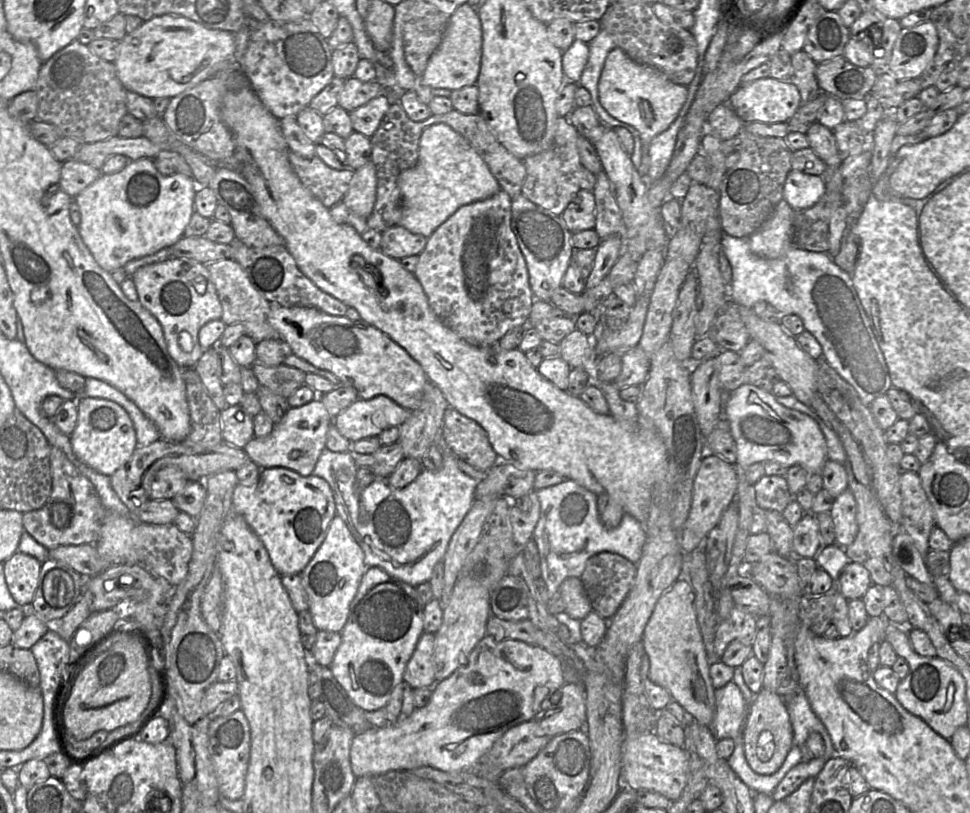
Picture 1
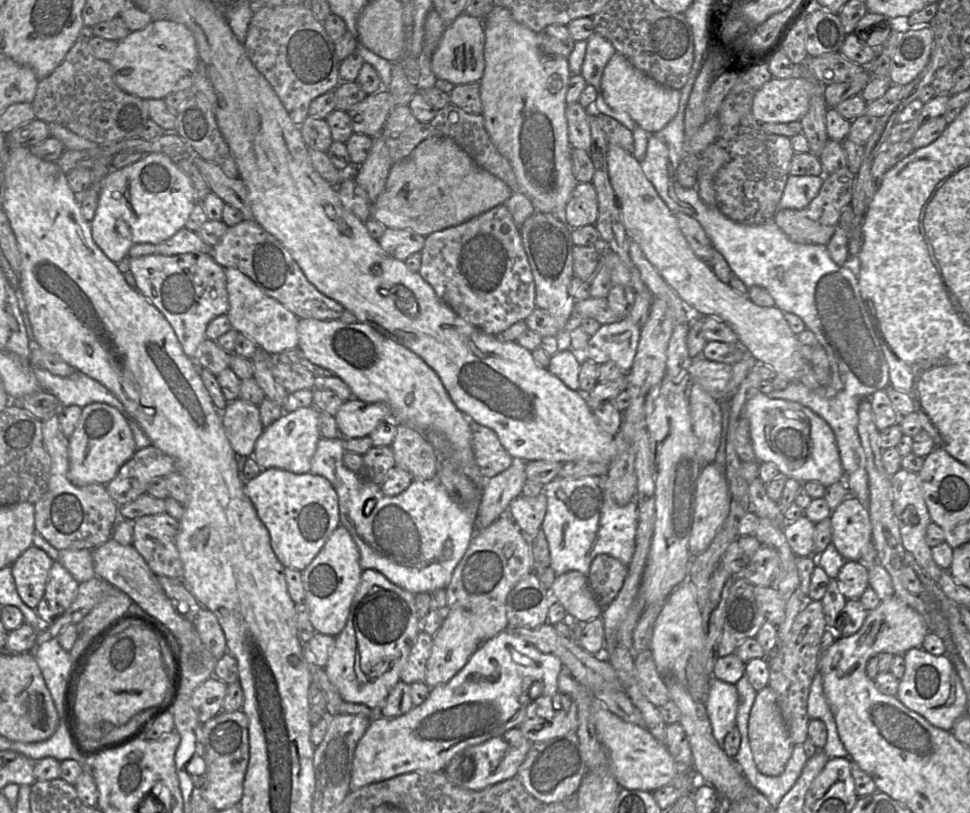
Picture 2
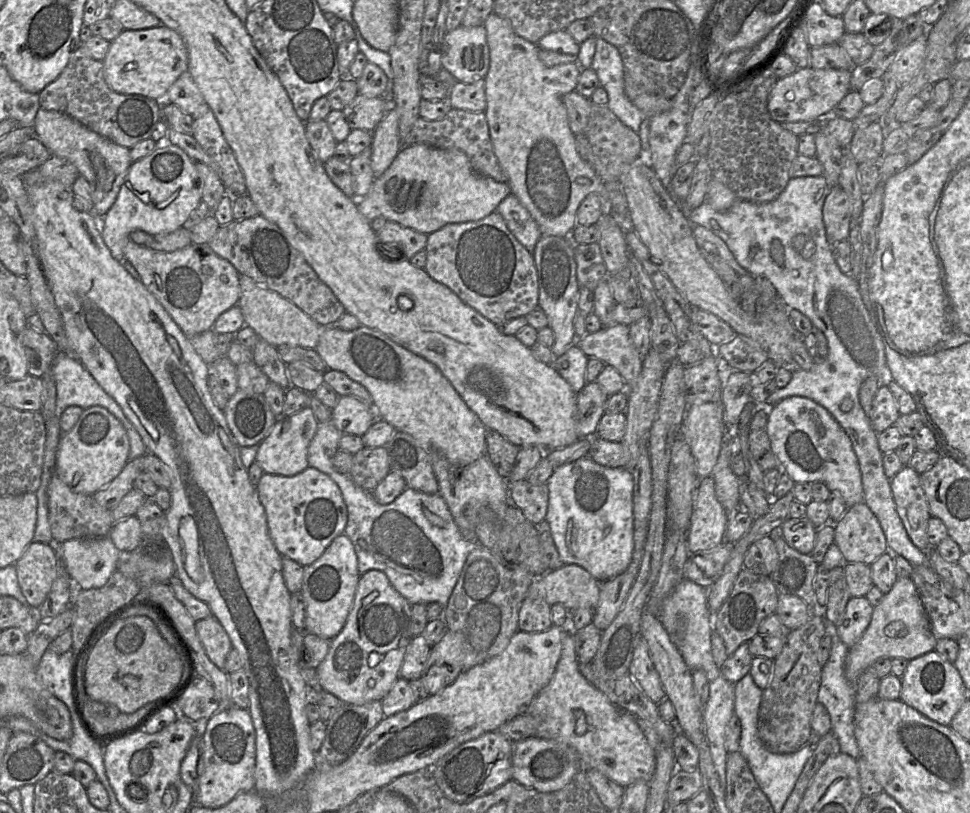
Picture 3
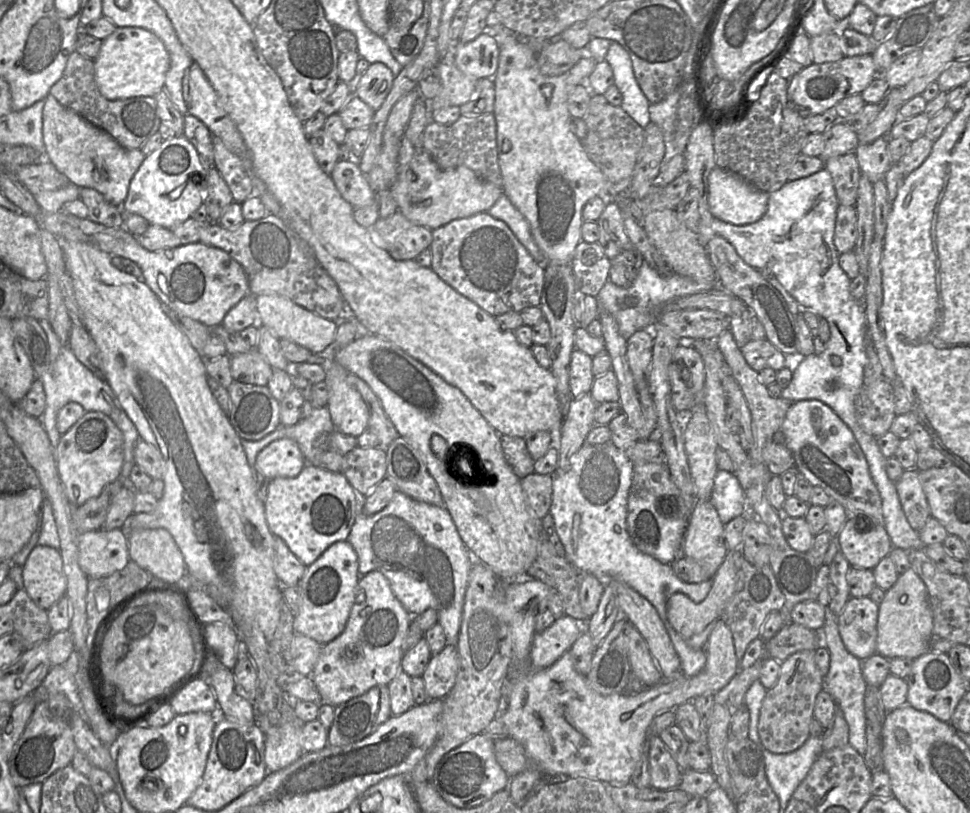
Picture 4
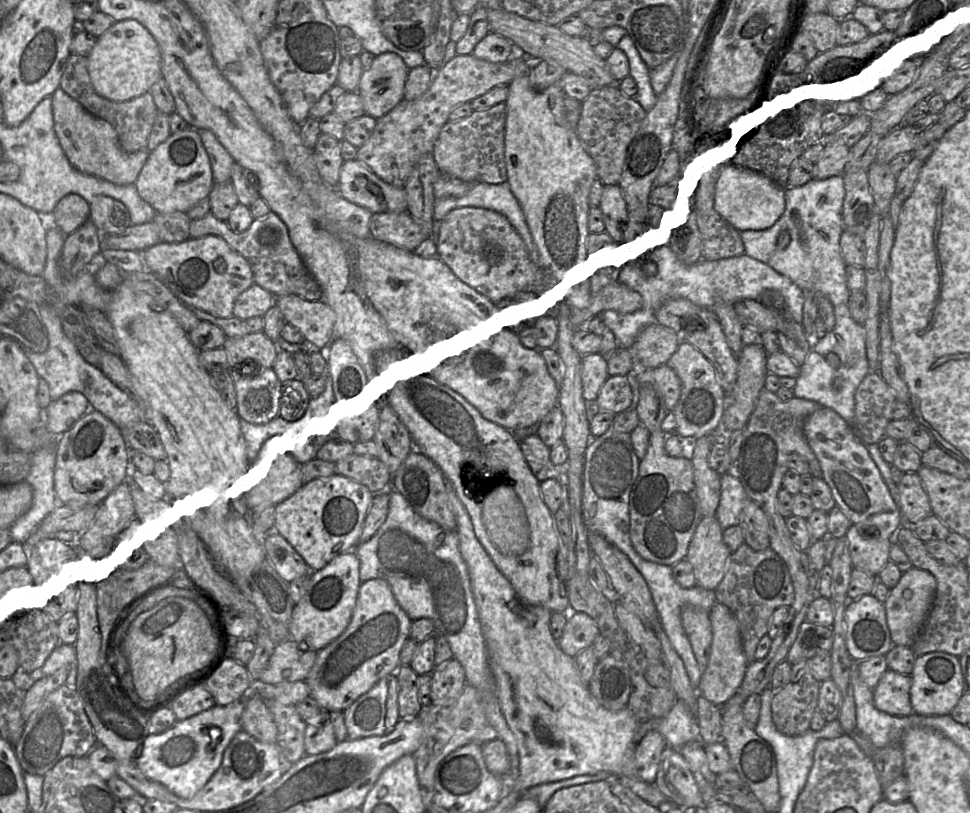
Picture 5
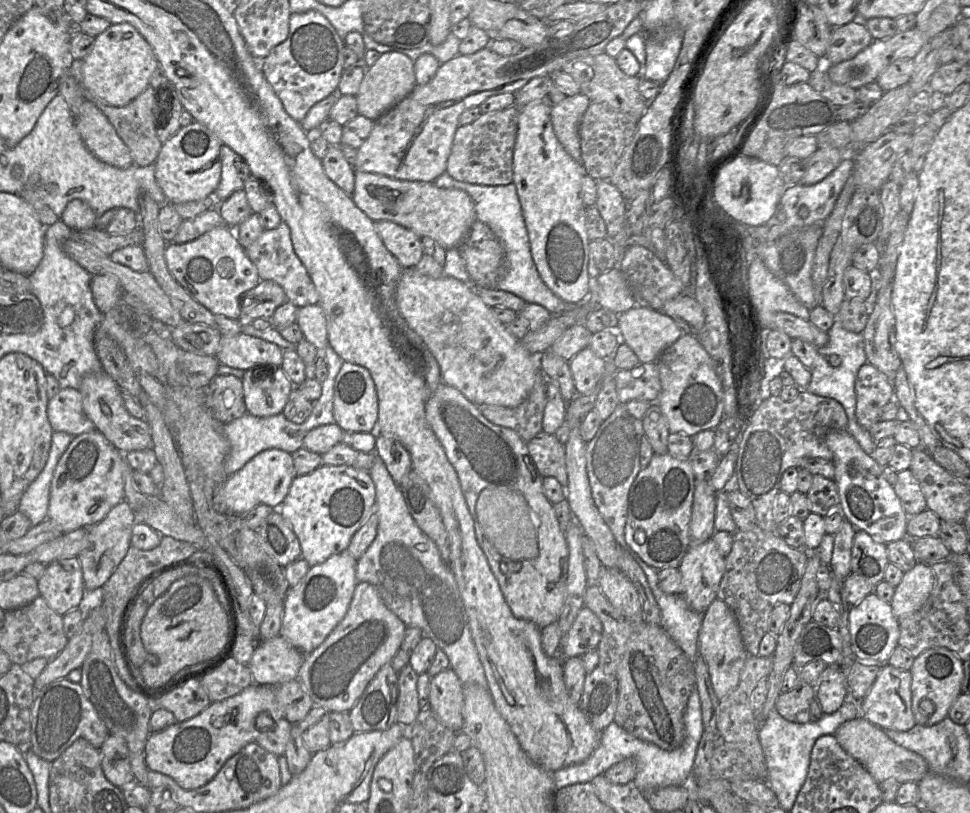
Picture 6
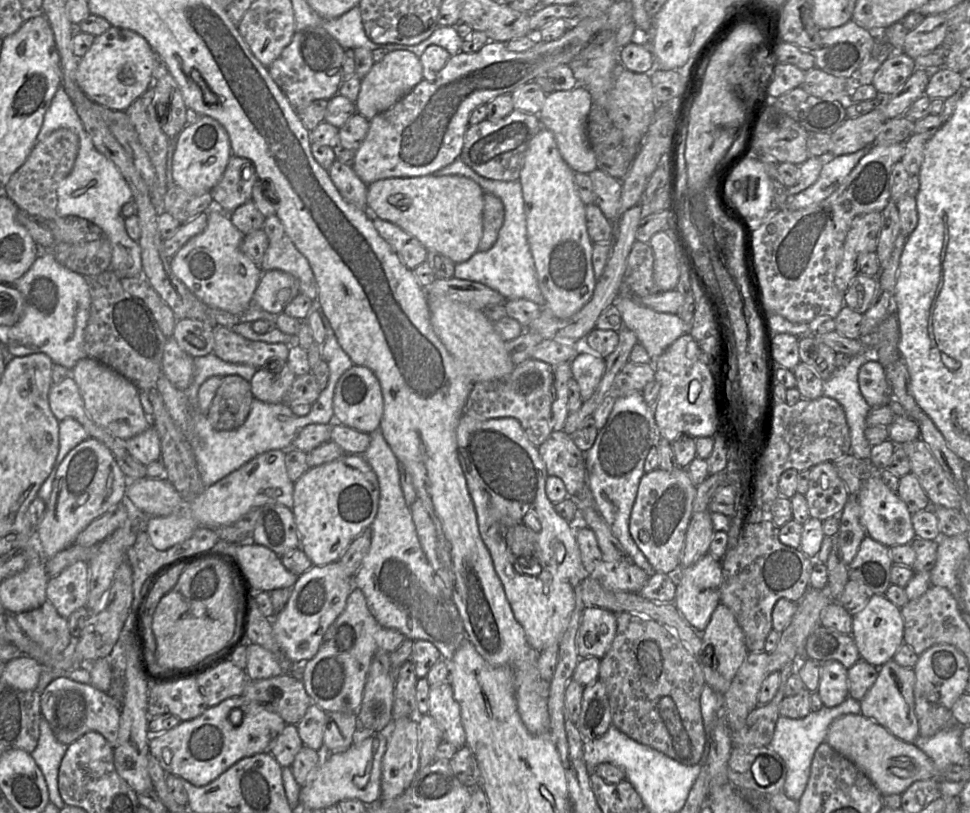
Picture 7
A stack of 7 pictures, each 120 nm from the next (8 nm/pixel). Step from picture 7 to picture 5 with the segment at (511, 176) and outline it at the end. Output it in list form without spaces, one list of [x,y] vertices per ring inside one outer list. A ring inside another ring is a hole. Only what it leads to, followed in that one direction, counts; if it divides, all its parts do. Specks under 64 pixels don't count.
[[[499,103],[484,111],[473,111],[458,122],[447,121],[435,141],[433,155],[441,175],[470,183],[507,182],[505,164],[506,105]]]

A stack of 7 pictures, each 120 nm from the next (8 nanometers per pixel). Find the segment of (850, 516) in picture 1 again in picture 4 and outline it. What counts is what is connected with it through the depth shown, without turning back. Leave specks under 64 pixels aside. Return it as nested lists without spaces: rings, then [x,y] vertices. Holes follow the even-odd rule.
[[[868,516],[848,518],[835,540],[850,566],[870,570],[893,547],[884,525]]]

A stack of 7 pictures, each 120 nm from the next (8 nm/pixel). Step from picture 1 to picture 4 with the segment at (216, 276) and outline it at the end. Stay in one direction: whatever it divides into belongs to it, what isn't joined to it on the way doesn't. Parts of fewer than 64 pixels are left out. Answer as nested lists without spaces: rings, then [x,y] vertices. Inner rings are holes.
[[[279,295],[256,296],[256,305],[260,326],[268,327],[279,339],[293,341],[312,353],[324,352],[335,340],[339,321],[325,319],[295,304],[287,297]]]

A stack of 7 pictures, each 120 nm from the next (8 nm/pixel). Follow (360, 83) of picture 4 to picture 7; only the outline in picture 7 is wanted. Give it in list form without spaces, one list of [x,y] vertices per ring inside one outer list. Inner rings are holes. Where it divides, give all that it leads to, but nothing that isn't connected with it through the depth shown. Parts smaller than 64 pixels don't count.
[[[406,50],[388,52],[381,61],[374,63],[370,71],[362,78],[360,91],[355,101],[356,112],[370,121],[378,113],[392,107],[422,79],[422,65],[419,57]]]

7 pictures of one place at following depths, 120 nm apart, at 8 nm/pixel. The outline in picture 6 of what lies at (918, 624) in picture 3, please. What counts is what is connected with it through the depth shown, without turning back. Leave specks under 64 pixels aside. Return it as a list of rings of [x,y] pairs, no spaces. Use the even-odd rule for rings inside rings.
[[[922,562],[904,573],[901,582],[895,587],[890,602],[897,620],[903,620],[919,610],[929,597],[935,583],[931,566]]]

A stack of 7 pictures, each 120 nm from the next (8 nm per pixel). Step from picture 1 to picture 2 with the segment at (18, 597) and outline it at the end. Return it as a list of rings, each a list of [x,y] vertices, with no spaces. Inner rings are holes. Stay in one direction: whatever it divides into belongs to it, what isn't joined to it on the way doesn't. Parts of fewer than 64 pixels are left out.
[[[32,545],[11,566],[17,592],[32,609],[36,609],[45,593],[53,562],[44,550]]]

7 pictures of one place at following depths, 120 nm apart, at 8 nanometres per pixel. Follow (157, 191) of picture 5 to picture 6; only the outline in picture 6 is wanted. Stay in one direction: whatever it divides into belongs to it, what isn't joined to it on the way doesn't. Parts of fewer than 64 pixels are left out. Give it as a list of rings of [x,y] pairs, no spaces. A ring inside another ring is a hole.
[[[194,122],[181,127],[162,144],[154,163],[157,184],[167,202],[178,204],[204,199],[213,195],[221,176],[220,147],[222,144],[206,126]]]

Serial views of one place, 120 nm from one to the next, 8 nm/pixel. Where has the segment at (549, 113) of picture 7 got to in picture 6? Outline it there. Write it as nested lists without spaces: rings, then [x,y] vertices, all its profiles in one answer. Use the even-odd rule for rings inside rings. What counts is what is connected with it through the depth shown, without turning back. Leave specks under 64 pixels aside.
[[[578,93],[551,106],[554,132],[568,154],[578,162],[581,162],[579,124],[590,102],[586,95]]]

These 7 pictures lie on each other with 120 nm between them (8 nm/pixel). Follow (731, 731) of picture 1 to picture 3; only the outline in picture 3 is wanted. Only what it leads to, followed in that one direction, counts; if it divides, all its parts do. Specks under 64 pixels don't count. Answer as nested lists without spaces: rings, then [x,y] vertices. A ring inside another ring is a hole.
[[[721,674],[710,682],[709,698],[703,710],[704,733],[720,785],[726,788],[725,733],[728,722],[734,715],[734,684]]]

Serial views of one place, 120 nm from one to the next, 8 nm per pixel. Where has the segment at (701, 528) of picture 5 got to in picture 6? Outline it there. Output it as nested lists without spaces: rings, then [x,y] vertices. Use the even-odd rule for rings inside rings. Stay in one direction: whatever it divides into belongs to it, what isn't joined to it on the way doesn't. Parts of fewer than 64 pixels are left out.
[[[712,538],[691,544],[678,567],[682,577],[682,595],[689,606],[704,614],[717,598],[725,571],[725,557]]]

